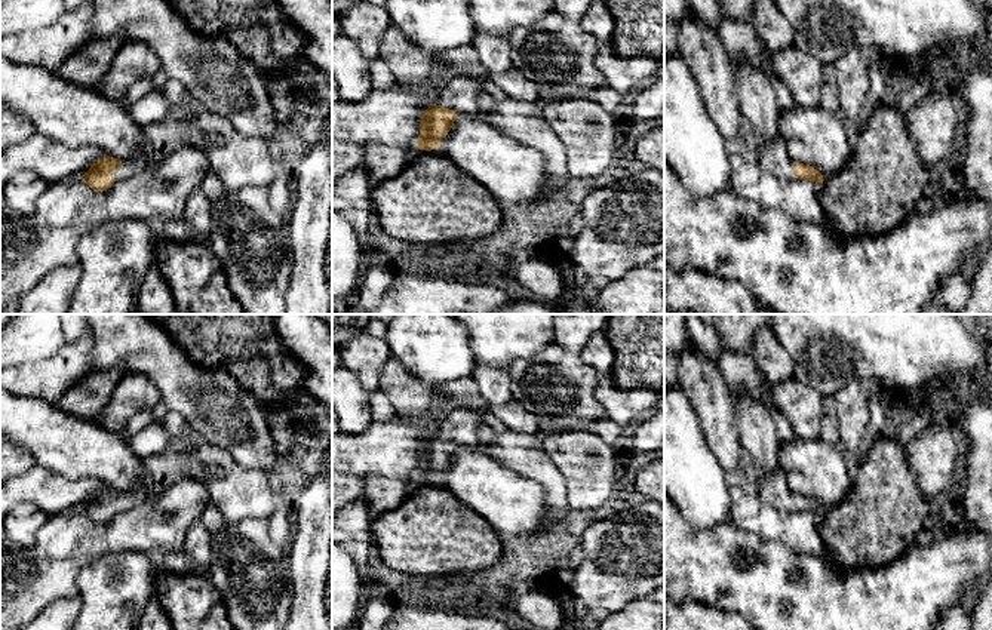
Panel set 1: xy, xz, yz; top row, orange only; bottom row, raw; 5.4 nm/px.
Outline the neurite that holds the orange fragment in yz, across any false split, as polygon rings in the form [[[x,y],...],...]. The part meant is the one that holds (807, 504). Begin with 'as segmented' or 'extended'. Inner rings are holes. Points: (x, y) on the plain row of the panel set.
extended | [[[778,465],[771,473],[750,470],[750,489],[778,513],[805,511],[819,517],[823,516],[823,507],[810,497],[793,494],[784,470]]]

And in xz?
extended | [[[464,405],[454,408],[442,418],[436,418],[431,436],[426,442],[417,477],[420,482],[437,482],[460,446],[480,445],[479,428],[485,411],[473,411]]]

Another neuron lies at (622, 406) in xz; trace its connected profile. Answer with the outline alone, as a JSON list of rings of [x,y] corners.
[[[609,377],[599,384],[596,399],[605,412],[605,418],[623,428],[632,427],[641,412],[664,405],[661,393],[648,387],[621,390]]]

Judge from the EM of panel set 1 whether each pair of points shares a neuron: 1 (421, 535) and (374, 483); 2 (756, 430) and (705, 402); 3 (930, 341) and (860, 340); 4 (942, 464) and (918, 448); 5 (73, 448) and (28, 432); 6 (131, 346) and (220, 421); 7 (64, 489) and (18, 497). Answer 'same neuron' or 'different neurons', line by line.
1: different neurons
2: different neurons
3: same neuron
4: same neuron
5: same neuron
6: same neuron
7: same neuron

